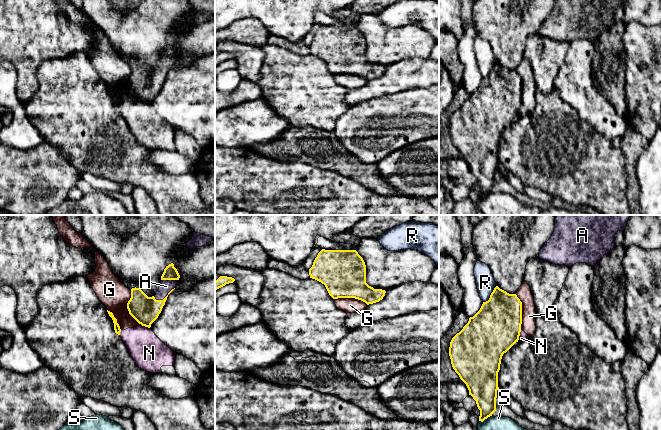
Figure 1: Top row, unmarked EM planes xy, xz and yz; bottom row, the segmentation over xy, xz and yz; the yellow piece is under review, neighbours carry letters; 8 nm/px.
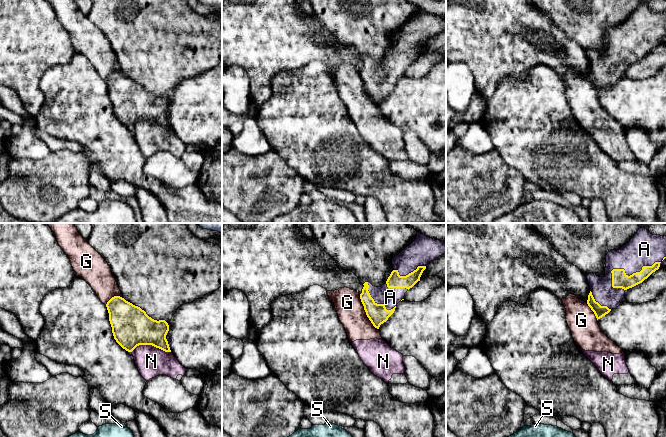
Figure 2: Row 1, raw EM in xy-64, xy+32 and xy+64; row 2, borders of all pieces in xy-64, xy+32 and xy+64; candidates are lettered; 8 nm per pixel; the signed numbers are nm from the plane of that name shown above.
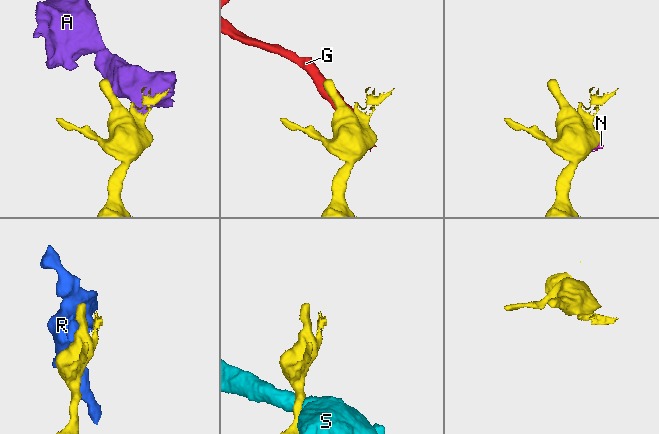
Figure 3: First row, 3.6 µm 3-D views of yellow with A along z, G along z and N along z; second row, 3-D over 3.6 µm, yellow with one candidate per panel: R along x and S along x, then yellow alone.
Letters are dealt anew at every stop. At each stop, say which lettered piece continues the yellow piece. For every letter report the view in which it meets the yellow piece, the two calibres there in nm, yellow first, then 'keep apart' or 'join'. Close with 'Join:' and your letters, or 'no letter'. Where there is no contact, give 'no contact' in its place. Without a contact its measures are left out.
A: xy | 220/100 nm | join
G: xy | 220/220 nm | keep apart
N: yz | 400/60 nm | keep apart
R: yz | 380/150 nm | keep apart
S: yz | 220/110 nm | keep apart
Join: A

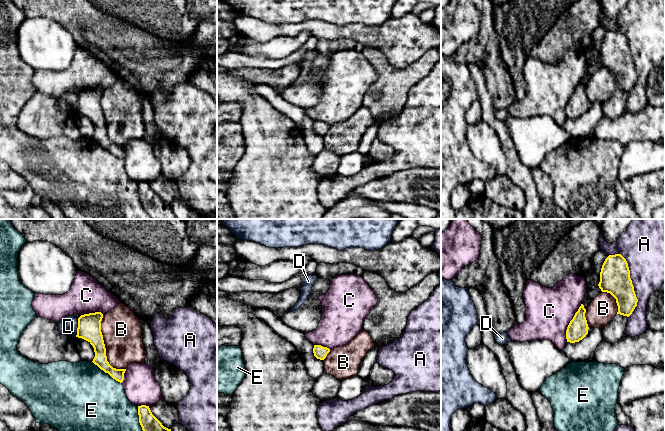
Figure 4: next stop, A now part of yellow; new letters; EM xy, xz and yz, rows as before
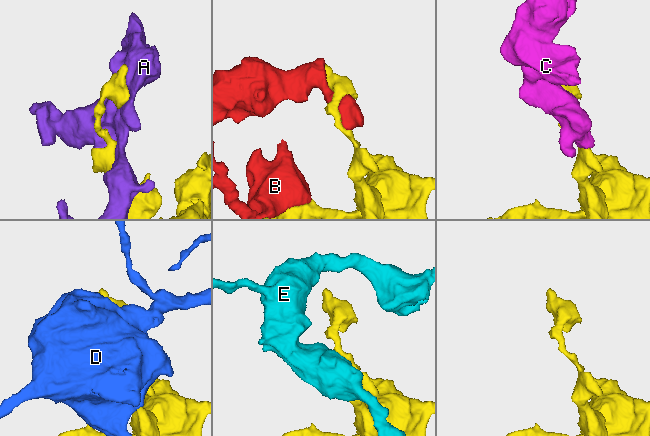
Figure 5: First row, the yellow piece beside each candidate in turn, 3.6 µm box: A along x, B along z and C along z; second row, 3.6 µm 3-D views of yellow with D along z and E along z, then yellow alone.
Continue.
A: yz | 240/420 nm | keep apart
B: xy | 190/320 nm | keep apart
C: yz | 160/380 nm | keep apart
D: xy | 190/140 nm | keep apart
E: xy | 140/340 nm | keep apart
Join: no letter

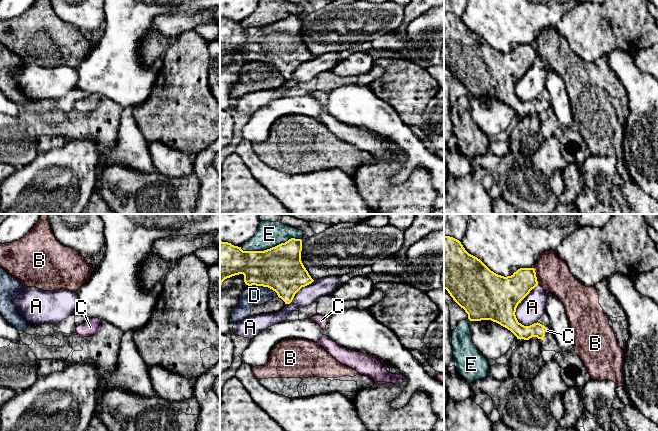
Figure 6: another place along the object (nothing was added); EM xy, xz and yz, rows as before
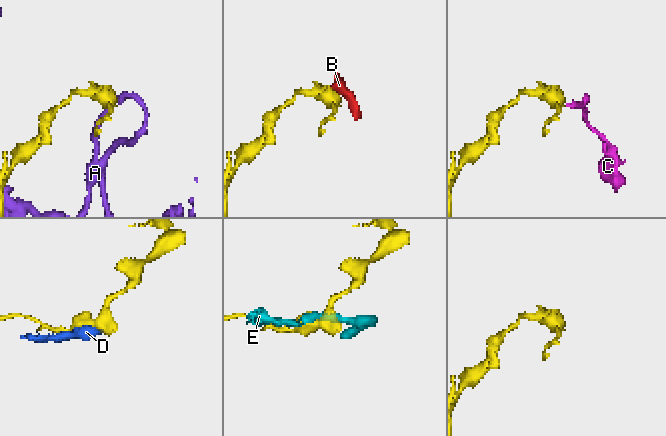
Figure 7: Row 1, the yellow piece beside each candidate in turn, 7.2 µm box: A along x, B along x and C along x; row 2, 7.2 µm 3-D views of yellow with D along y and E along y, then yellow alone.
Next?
A: yz | 380/200 nm | keep apart
B: yz | 240/260 nm | keep apart
C: yz | 110/50 nm | join
D: xz | 360/160 nm | keep apart
E: xz | 360/200 nm | keep apart
Join: C

